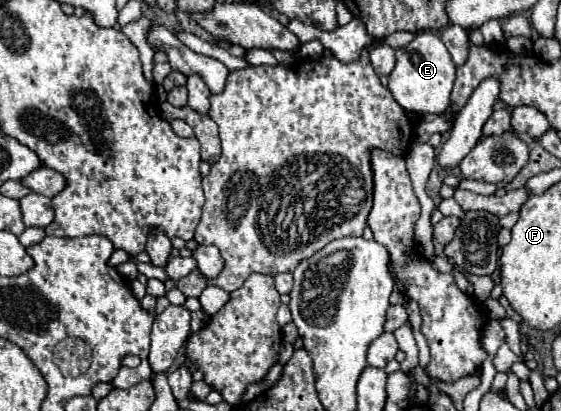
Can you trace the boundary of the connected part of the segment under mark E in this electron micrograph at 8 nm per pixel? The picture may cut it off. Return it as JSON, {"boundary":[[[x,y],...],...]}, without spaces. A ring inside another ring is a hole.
{"boundary":[[[418,32],[408,46],[396,50],[396,66],[388,76],[388,90],[404,110],[418,114],[442,114],[450,102],[454,70],[456,66],[440,36],[434,32]]]}

